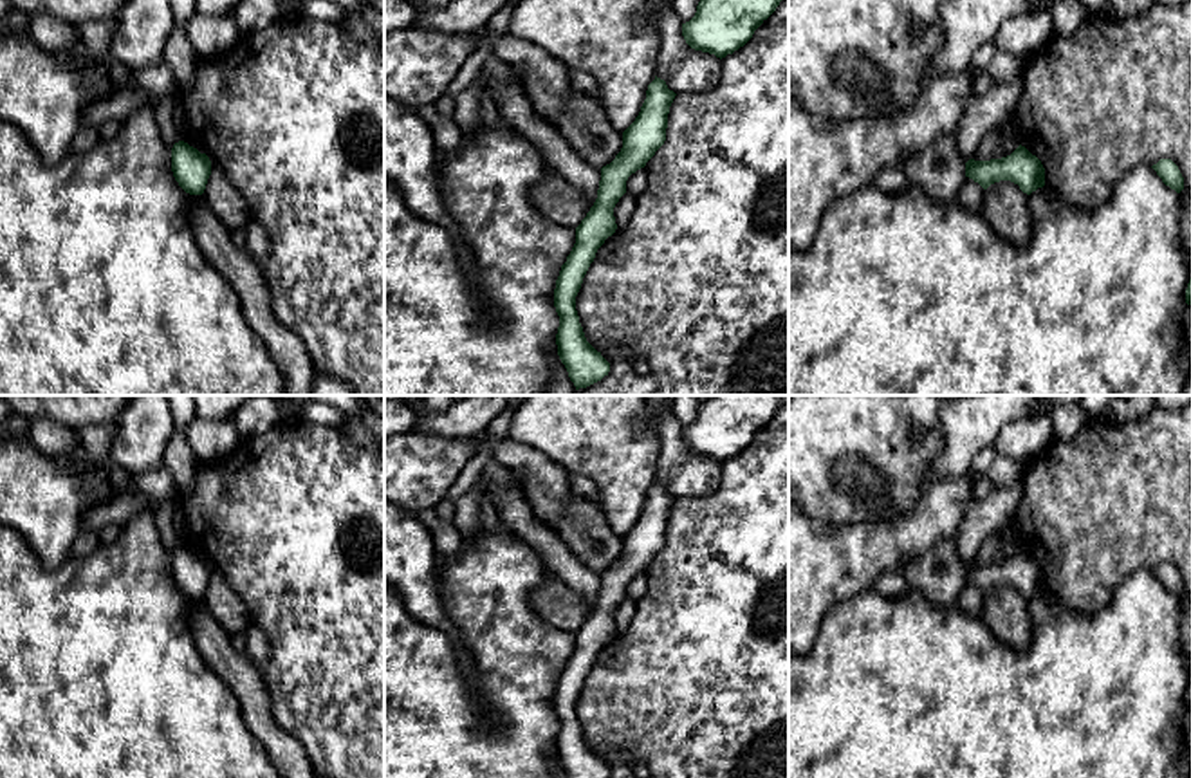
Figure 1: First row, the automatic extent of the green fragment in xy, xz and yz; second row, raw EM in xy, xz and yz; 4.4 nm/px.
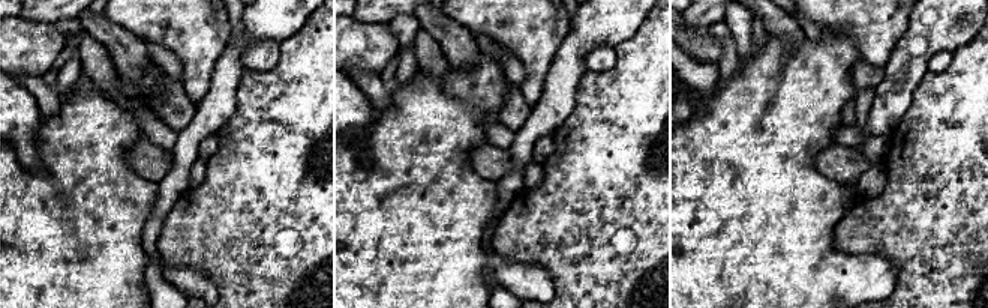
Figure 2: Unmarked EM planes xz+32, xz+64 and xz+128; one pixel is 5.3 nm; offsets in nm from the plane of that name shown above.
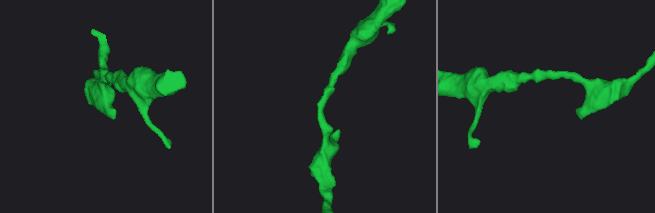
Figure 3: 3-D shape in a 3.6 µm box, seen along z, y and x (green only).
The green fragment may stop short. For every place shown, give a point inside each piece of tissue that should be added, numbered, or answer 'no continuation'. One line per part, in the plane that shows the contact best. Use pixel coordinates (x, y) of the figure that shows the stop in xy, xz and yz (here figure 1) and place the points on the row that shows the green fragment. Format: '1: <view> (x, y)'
no continuation

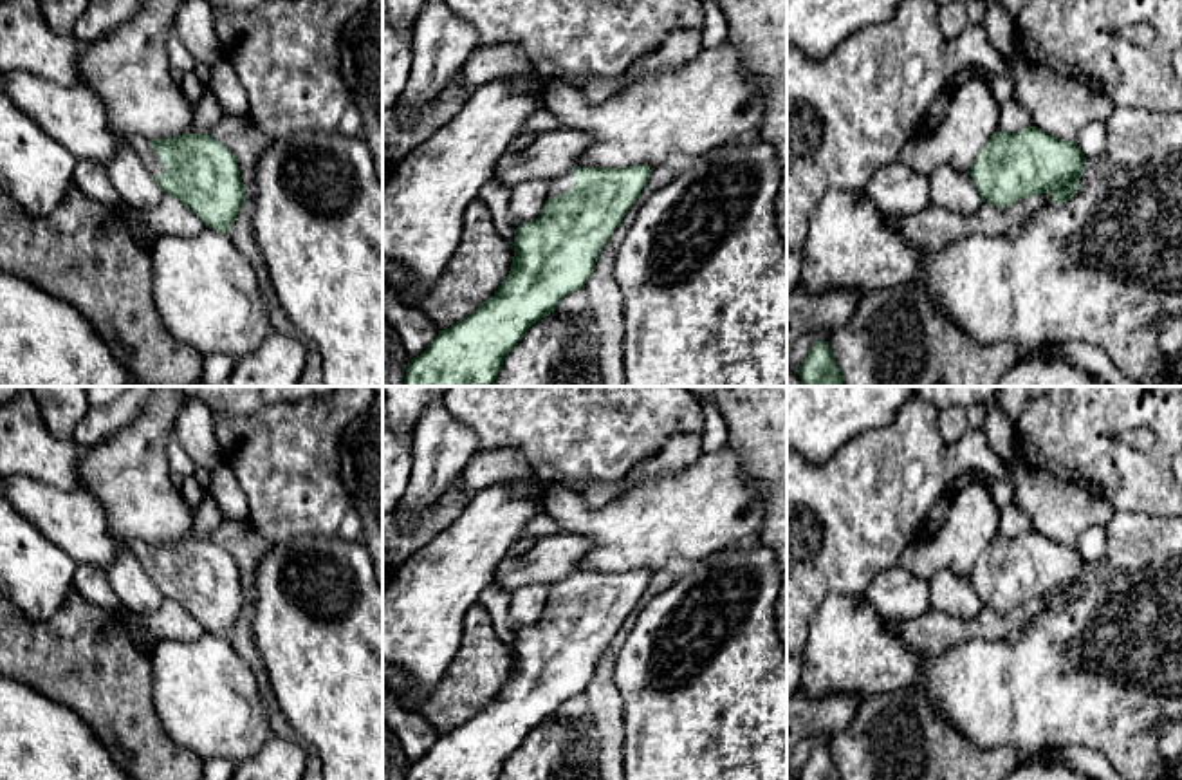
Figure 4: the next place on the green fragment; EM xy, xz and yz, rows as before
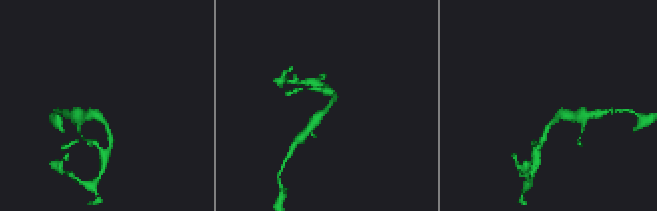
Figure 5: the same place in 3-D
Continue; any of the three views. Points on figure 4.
1: xy (139, 143)

